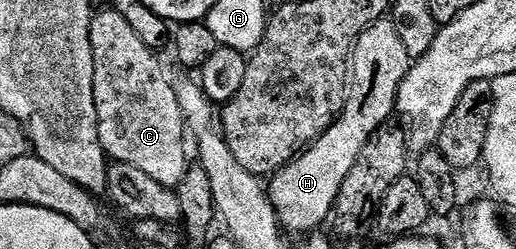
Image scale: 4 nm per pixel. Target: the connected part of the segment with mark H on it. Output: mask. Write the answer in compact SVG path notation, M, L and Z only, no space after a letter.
M389 18L379 19L356 41L350 57L346 104L338 119L312 146L289 165L275 171L269 180L270 200L279 224L287 232L314 233L325 219L327 222L331 218L340 185L344 185L344 177L352 173L360 149L368 145L379 127L391 122L398 106L398 90L410 71L411 62L408 49L404 49Z

